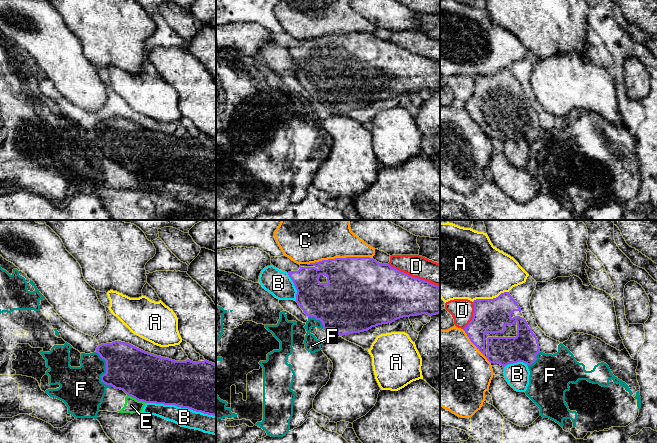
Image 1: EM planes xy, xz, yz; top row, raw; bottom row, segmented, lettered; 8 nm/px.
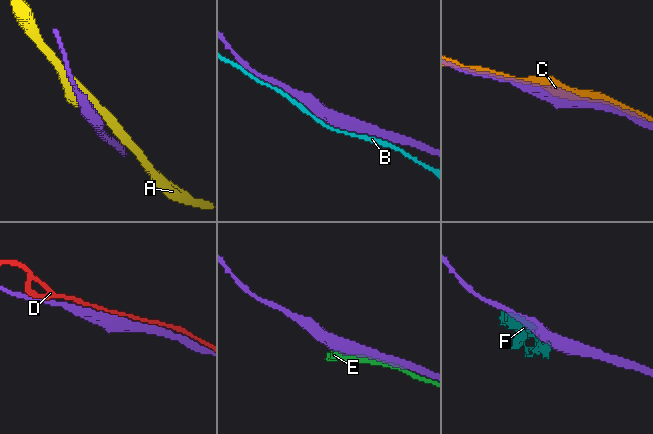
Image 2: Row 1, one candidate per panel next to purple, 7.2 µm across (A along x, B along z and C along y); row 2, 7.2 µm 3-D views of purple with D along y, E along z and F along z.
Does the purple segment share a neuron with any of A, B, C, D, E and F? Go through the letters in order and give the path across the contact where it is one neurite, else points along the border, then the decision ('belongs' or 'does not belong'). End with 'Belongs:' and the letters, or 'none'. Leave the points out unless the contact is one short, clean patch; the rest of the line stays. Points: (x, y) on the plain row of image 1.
A: does not belong
B: does not belong
C: does not belong
D: does not belong
E: does not belong
F: does not belong
Belongs: none

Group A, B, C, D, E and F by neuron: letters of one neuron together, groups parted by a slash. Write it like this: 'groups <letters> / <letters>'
groups A / B / C / D / E F

